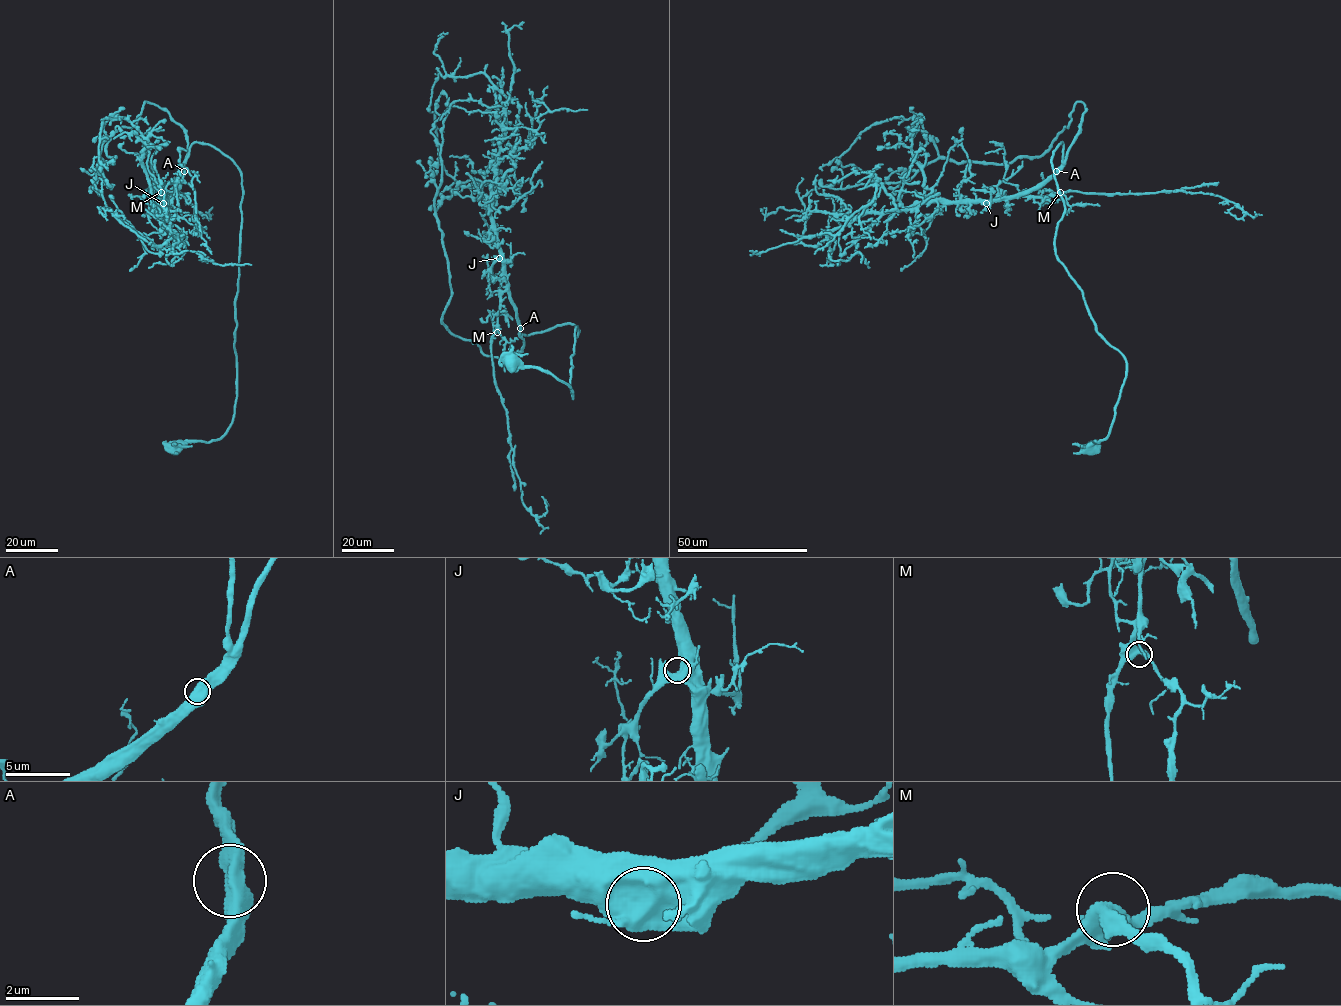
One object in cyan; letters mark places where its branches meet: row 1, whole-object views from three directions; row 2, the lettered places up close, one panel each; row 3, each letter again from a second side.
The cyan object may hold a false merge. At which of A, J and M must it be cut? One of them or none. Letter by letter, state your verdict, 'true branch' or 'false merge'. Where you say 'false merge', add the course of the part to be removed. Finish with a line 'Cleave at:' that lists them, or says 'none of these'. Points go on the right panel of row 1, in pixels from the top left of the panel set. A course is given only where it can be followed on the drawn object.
A: true branch
J: true branch
M: true branch
Cleave at: none of these

